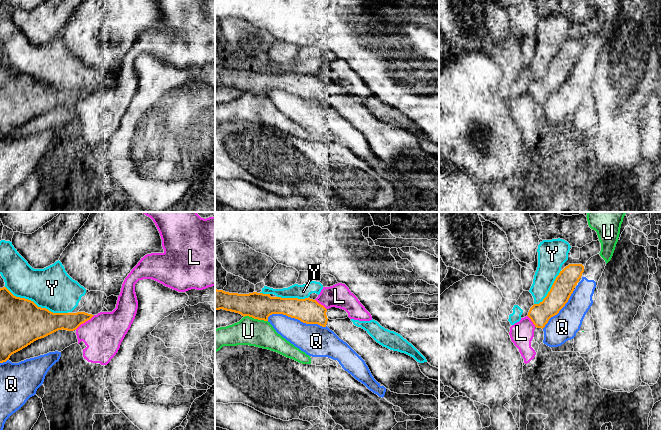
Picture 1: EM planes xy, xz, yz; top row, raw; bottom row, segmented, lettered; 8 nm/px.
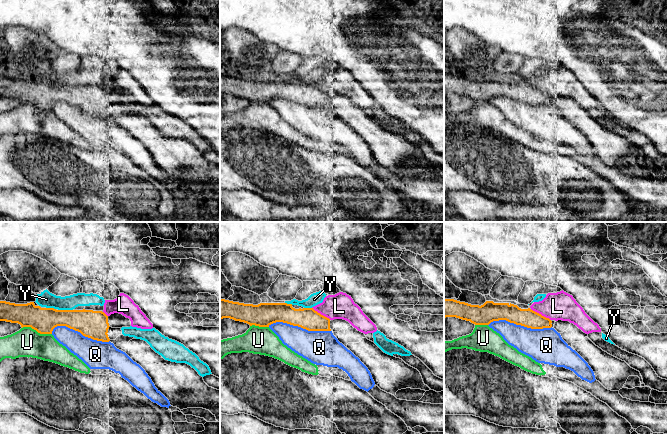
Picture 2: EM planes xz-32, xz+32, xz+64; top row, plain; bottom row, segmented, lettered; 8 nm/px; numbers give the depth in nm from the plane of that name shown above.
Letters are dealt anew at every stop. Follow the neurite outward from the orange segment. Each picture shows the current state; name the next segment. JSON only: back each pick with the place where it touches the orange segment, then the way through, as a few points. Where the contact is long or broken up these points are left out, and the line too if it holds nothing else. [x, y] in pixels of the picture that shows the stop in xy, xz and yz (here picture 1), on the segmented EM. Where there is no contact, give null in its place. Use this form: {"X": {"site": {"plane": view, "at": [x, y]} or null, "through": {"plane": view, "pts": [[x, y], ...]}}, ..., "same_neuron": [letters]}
{"same_neuron": []}

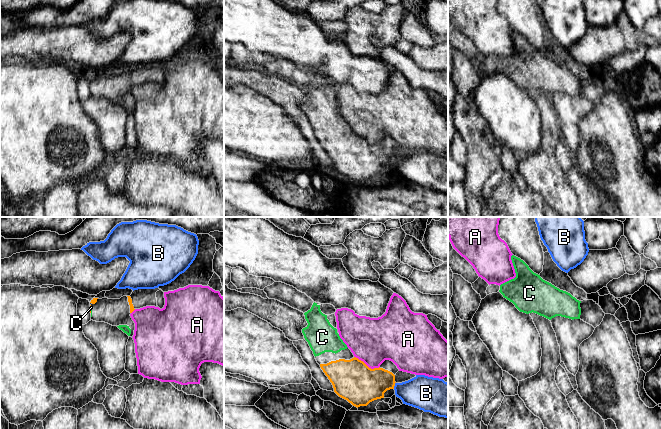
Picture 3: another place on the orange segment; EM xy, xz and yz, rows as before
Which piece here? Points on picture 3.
{"C": {"site": {"plane": "xy", "at": [90, 310]}, "through": {"plane": "xy", "pts": [[90, 305], [90, 310], [91, 307]]}}, "same_neuron": ["C"]}

